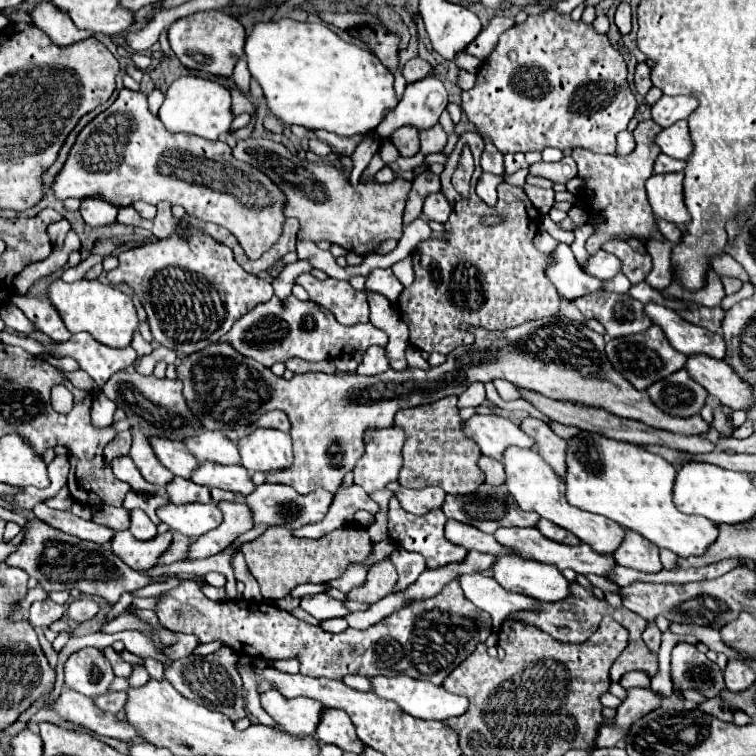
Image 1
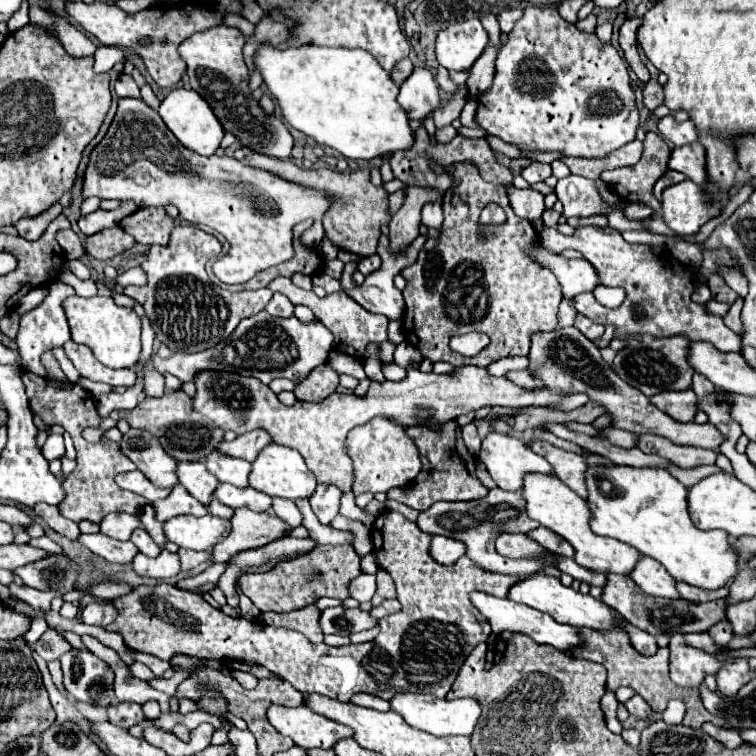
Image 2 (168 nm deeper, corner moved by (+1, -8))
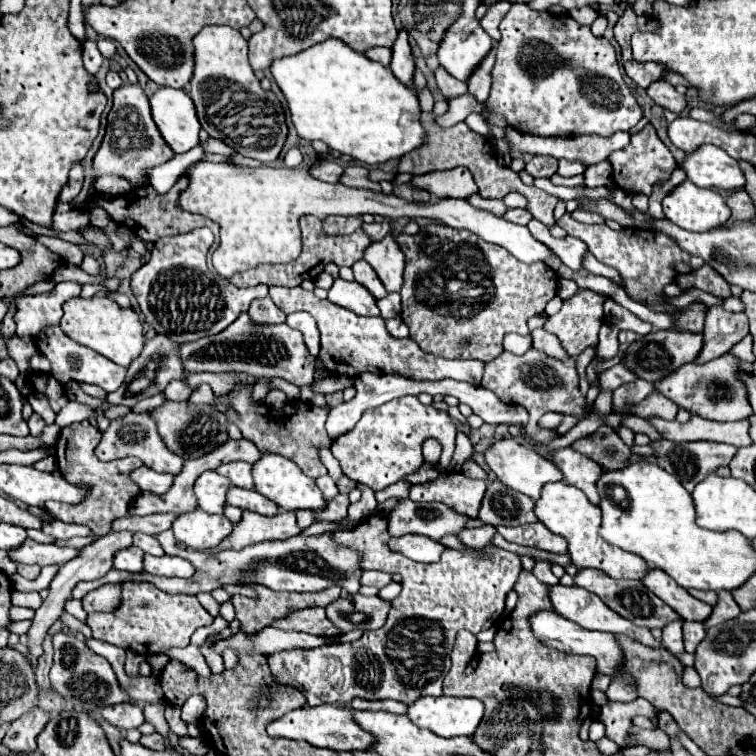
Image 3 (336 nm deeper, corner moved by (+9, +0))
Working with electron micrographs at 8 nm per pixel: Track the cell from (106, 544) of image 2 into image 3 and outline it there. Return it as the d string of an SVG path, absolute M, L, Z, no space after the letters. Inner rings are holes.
M130 545L126 549L120 549L114 555L114 569L122 571L142 571L142 551L136 545Z

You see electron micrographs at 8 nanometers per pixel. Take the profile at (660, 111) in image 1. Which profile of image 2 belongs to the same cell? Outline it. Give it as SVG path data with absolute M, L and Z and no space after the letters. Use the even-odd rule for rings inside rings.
M664 117L664 119L660 119L658 129L660 129L660 135L670 145L676 145L676 147L684 147L684 145L698 141L696 125L690 119L684 121L684 123L678 123L674 117Z

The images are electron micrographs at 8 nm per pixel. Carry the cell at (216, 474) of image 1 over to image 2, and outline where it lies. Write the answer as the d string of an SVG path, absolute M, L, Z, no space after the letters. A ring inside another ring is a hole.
M220 483L214 497L220 499L224 505L228 505L232 509L248 507L252 511L268 511L272 507L272 497L262 495L260 491L254 491L252 487L238 489L230 483Z

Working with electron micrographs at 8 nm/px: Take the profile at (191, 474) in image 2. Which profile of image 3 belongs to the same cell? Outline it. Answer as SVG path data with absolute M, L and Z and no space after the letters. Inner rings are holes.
M204 471L194 483L194 495L198 499L198 507L206 513L222 513L226 503L226 491L230 483L224 475L216 471Z

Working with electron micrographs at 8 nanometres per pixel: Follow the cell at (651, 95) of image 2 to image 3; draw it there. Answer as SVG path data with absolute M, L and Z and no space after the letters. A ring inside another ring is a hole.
M662 79L656 81L656 83L652 83L646 91L648 91L650 99L652 99L654 103L658 103L660 107L666 107L666 109L670 109L670 111L674 111L674 113L680 113L680 111L686 109L686 99L684 99L684 95L676 93L676 89L674 89L670 83L662 81Z

